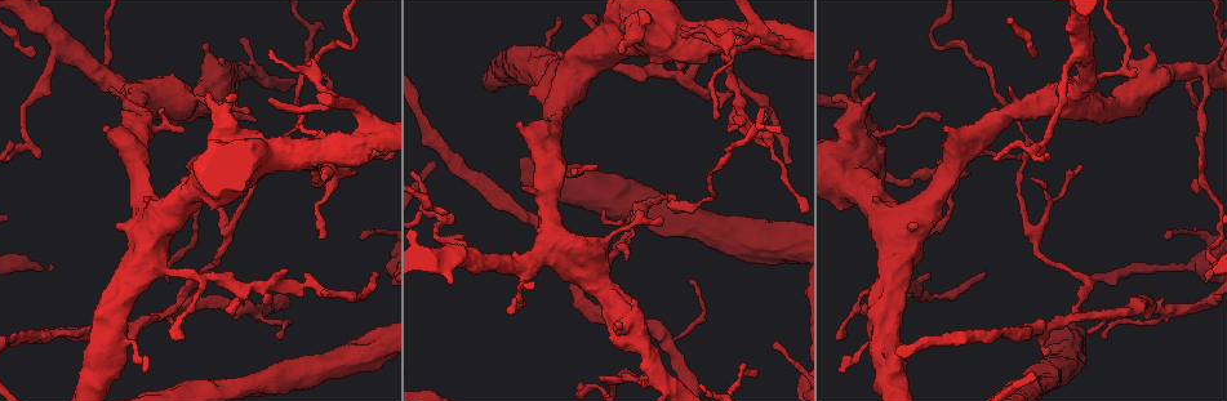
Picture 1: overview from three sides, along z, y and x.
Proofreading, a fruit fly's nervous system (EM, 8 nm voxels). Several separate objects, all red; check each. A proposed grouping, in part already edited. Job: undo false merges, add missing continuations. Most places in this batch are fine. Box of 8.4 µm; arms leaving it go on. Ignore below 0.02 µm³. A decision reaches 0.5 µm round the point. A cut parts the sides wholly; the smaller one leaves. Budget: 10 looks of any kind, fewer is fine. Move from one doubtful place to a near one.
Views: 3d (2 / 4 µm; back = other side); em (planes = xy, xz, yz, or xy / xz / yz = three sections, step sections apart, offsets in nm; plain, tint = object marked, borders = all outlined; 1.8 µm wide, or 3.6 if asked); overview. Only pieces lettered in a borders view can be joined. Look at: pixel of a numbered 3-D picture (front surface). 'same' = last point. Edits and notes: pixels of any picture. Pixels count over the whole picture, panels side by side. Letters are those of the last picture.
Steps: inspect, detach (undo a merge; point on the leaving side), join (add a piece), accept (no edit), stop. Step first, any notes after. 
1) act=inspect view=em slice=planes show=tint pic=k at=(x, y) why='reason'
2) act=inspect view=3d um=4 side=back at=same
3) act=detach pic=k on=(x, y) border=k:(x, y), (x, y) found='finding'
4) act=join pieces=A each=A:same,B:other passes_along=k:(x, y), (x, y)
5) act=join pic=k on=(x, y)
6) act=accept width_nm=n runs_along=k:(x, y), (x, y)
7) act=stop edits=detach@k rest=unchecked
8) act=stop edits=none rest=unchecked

act=inspect view=em slice=planes show=plain pic=1 at=(623, 371)

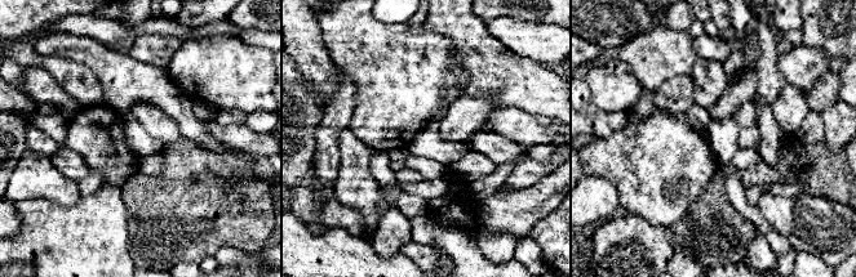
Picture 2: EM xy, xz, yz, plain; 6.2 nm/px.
act=inspect view=em slice=planes show=borders at=same

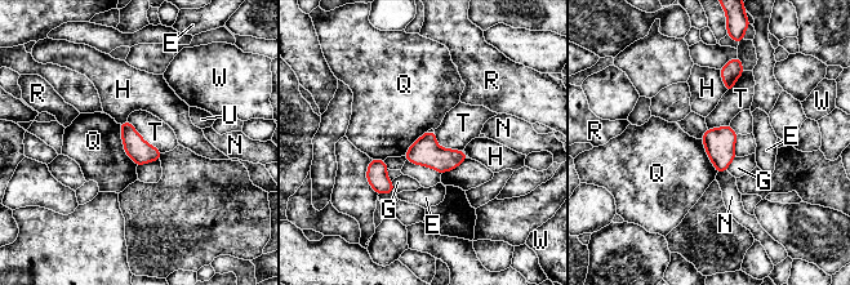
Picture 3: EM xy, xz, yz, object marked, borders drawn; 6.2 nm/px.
act=accept width_nm=150 each=E:other,G:other,H:other,N:other,Q:other,R:other,T:other,U:other,W:other border=3:(119, 124), (124, 151), (137, 165) found='no lettered piece goes on from it'

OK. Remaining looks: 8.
act=inspect view=3d um=2 side=back pic=1 at=(157, 315)

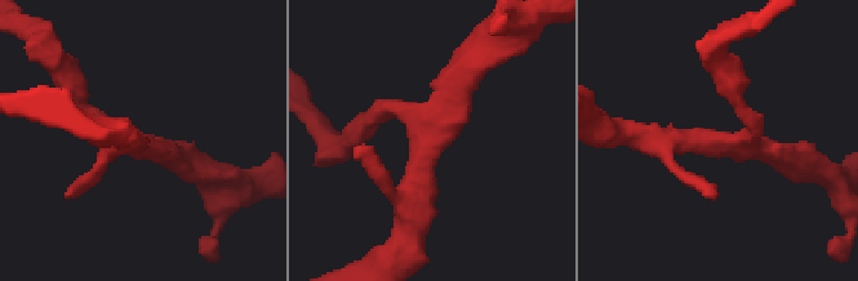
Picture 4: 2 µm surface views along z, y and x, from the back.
act=inspect view=em slice=planes show=plain pic=4 at=(150, 147)

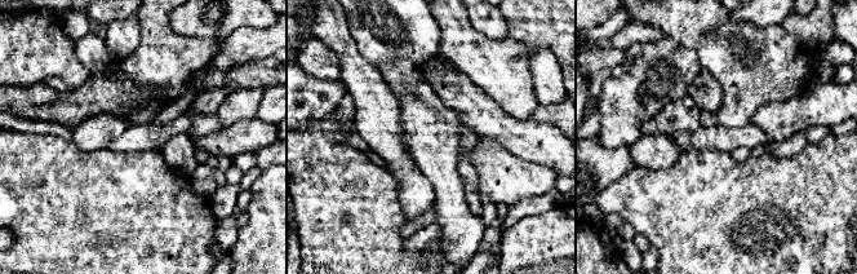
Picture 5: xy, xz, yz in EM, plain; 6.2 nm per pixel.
act=inspect view=em slice=planes show=borders at=same

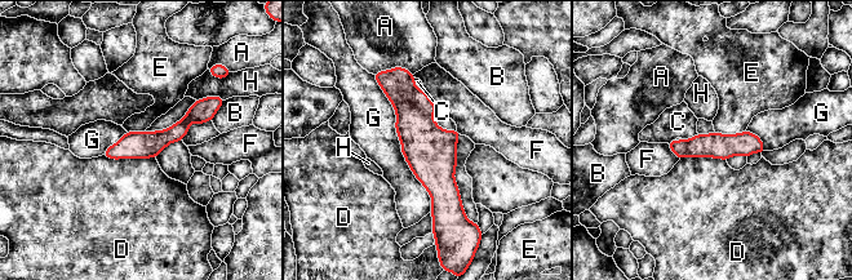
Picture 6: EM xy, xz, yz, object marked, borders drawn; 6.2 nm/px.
act=accept each=A:other,B:other,C:other,D:other,E:other,F:other,G:other,H:other arms=3 found='continuous, no second cell'

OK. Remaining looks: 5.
act=inspect view=3d um=4 pic=1 at=(367, 138) why='sudden change in width'

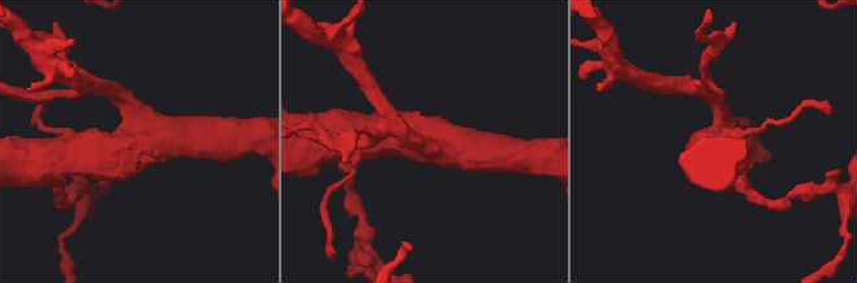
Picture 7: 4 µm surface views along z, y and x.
act=inspect view=em slice=planes show=tint pic=7 at=(426, 148) why='shape alone is not enough'

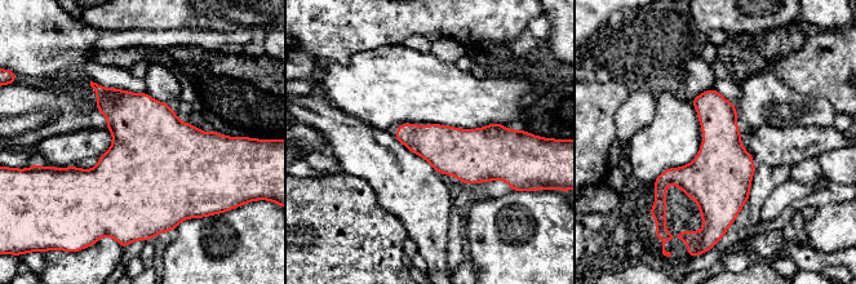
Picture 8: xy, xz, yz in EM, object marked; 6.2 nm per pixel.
act=inspect view=em slice=planes show=borders at=same why='see the neighbours'

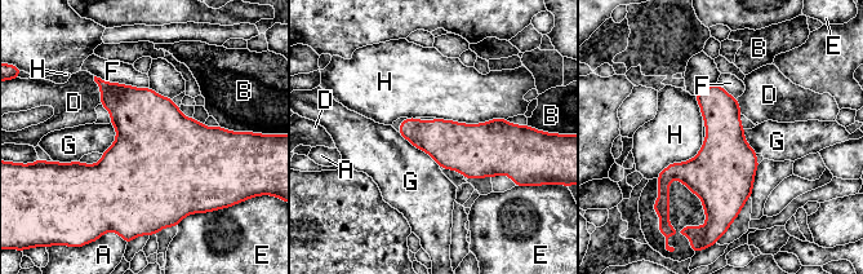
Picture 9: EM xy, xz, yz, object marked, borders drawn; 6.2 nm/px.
act=accept width_nm=300 longest_contact=H:440nm each=A:other,B:other,D:other,E:other,F:other,G:other,H:other found='continuous, no second cell'

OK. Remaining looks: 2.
act=inspect view=em slice=yz step=8 show=tint pic=1 at=(680, 28) why='thin end'

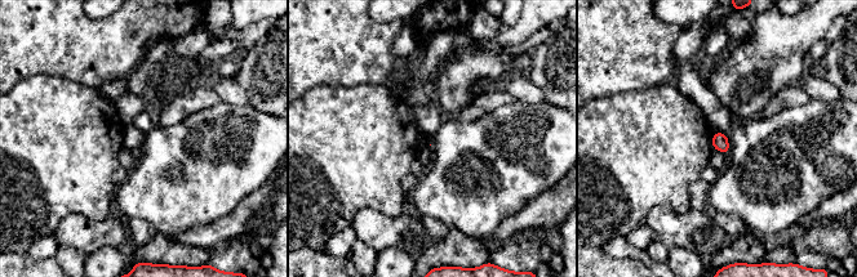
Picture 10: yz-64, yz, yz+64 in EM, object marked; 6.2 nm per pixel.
act=inspect view=em slice=planes show=borders at=same why='another direction'

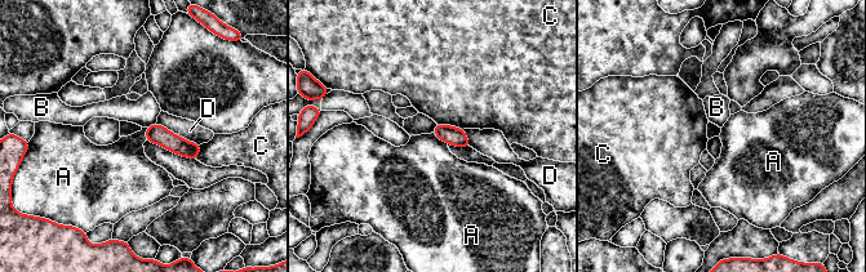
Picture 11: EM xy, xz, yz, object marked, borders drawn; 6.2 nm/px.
act=accept each=A:other,B:other,C:other,D:other border=11:(432, 133), (447, 145) found='no lettered piece goes on from it'

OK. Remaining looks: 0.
act=stop edits=none rest=unchecked

